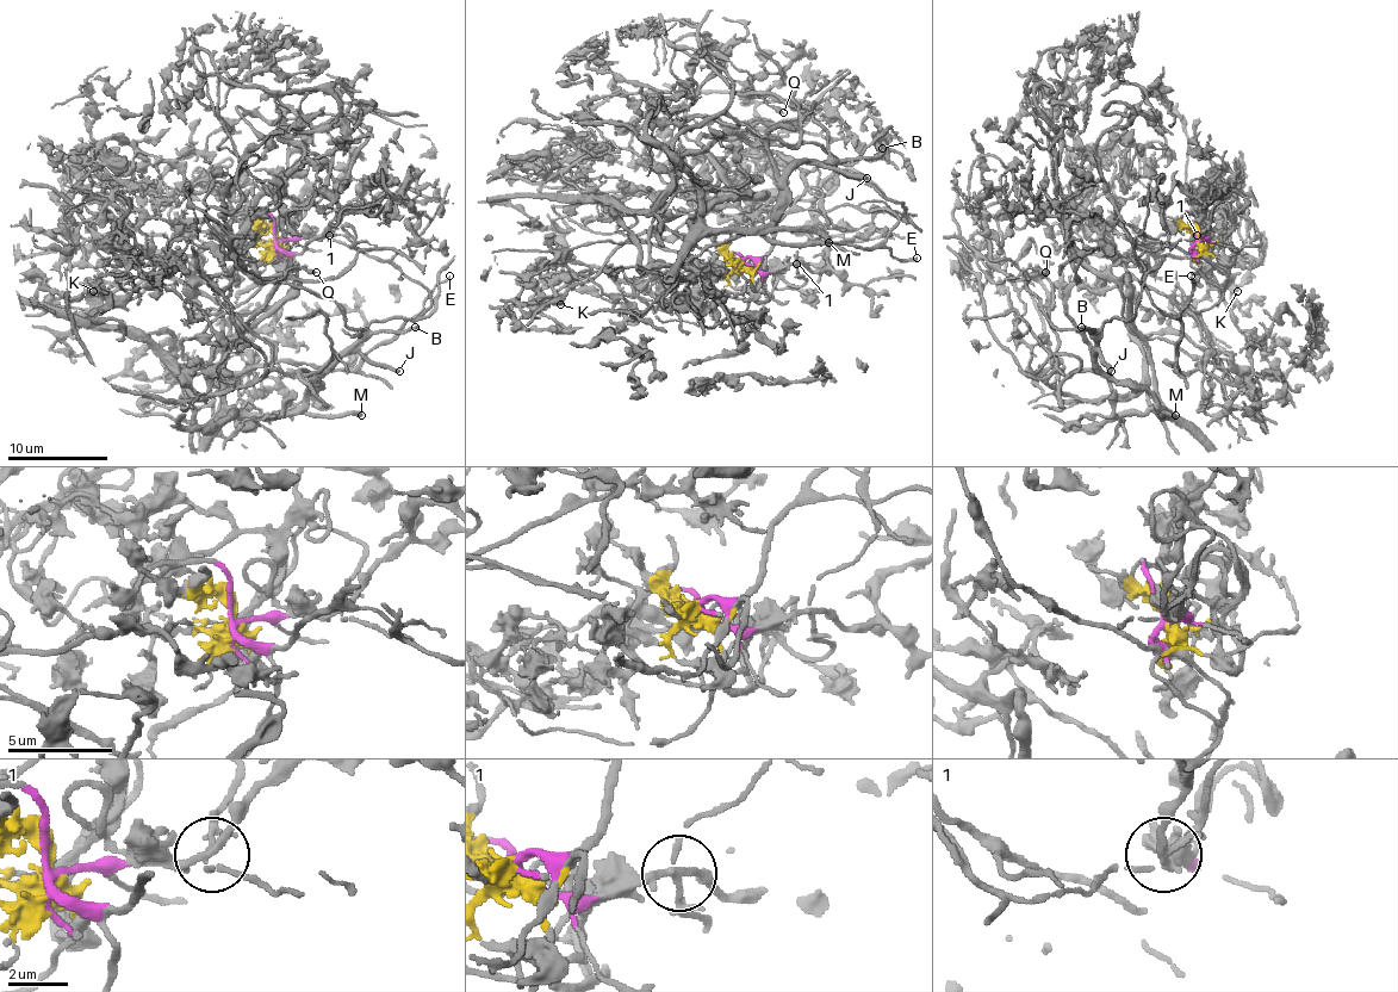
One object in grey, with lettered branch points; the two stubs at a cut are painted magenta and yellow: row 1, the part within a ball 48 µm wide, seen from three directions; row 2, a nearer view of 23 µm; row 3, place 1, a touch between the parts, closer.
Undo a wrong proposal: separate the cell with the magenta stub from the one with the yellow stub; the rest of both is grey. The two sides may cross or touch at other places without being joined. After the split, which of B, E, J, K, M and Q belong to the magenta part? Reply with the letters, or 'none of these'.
B, J, K, M, Q

